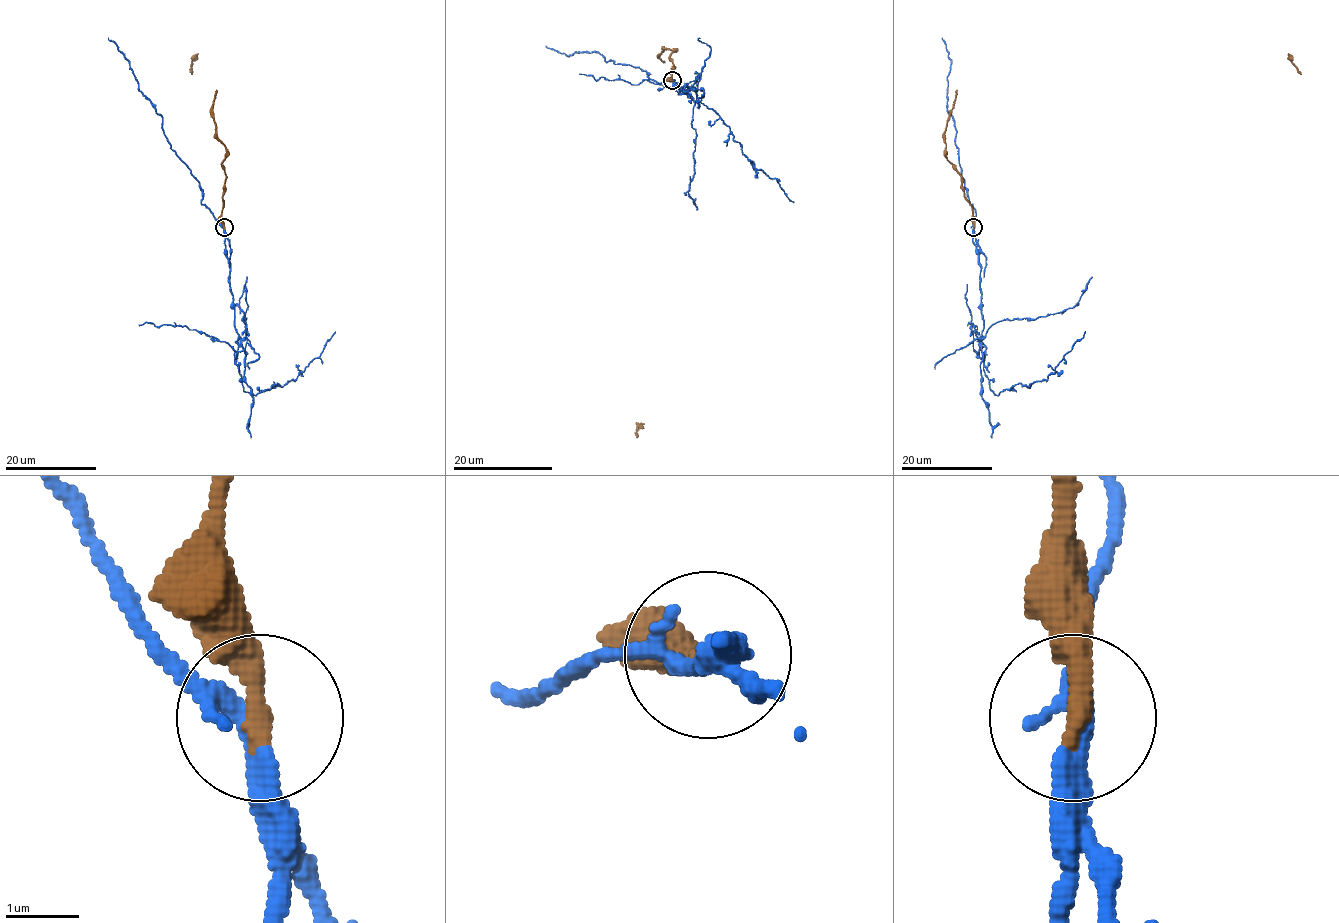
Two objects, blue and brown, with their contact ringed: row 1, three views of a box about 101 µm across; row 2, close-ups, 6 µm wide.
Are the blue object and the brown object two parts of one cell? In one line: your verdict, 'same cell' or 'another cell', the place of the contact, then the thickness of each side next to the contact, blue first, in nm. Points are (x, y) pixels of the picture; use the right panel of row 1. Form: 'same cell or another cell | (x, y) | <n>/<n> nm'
another cell | (973, 227) | 200/340 nm

